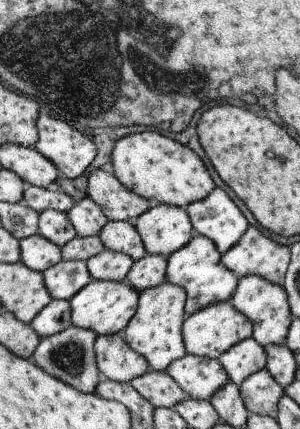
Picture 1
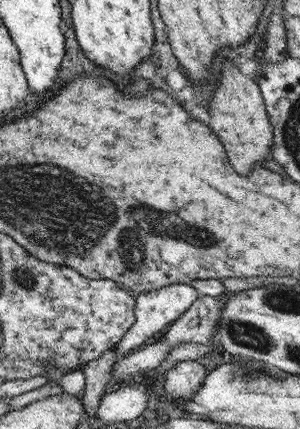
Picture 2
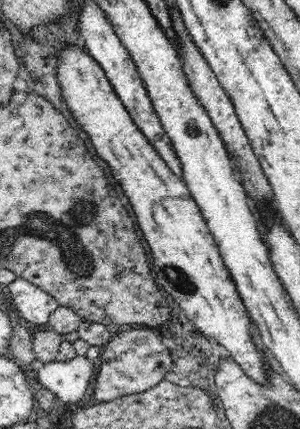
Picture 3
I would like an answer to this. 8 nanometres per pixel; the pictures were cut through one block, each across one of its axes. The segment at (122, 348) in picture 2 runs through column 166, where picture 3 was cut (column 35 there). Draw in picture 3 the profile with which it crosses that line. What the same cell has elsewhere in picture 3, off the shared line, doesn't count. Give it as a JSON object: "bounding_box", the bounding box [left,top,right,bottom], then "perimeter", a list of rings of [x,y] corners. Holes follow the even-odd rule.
{"bounding_box":[8,278,60,328],"perimeter":[[[16,278],[8,284],[8,288],[20,318],[28,324],[32,322],[34,328],[48,328],[50,314],[60,308],[60,304],[50,294],[46,294],[46,290],[40,290],[24,278]]]}

